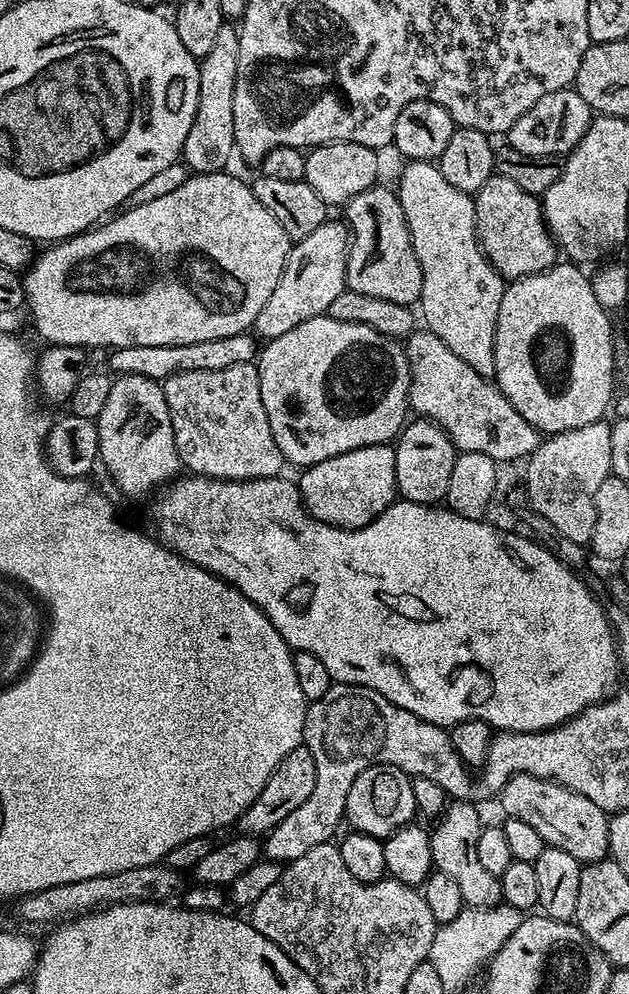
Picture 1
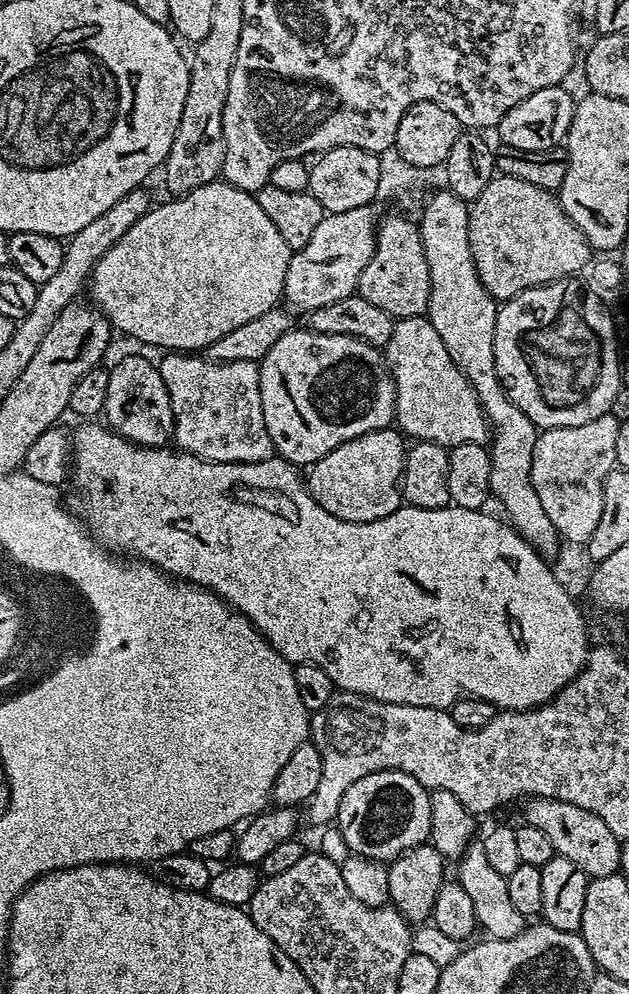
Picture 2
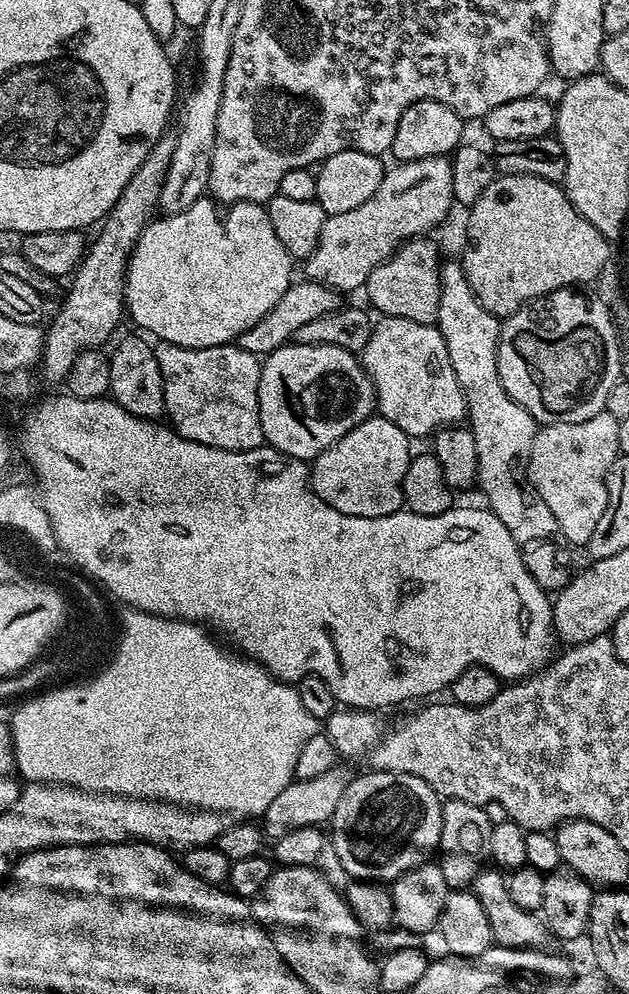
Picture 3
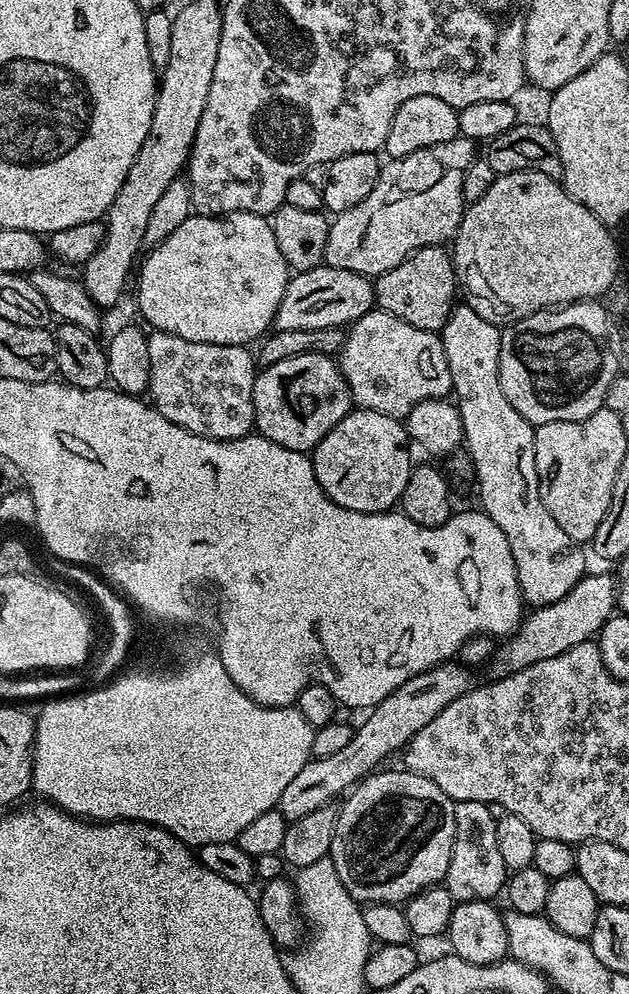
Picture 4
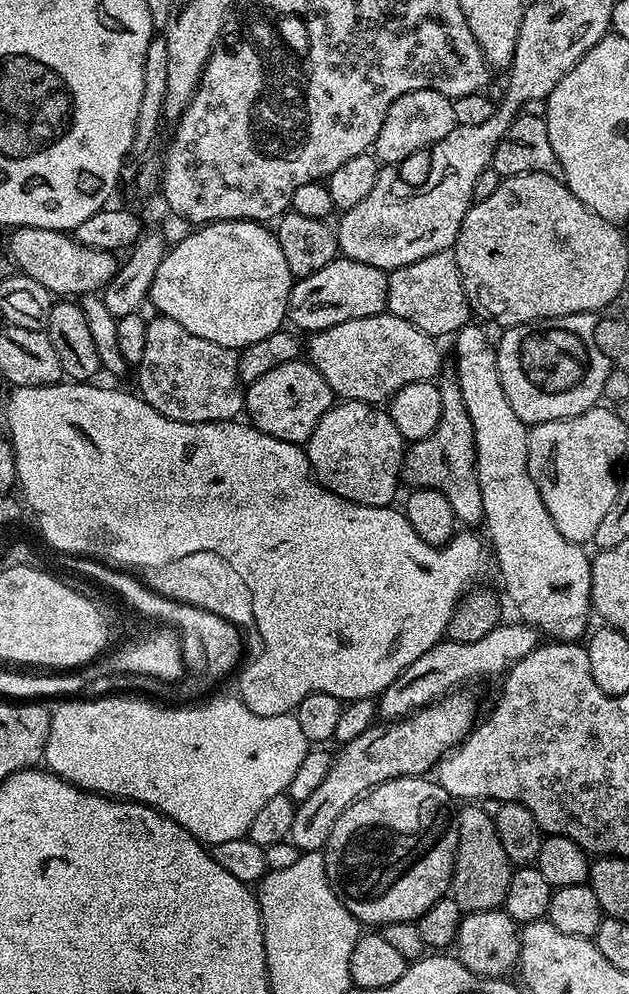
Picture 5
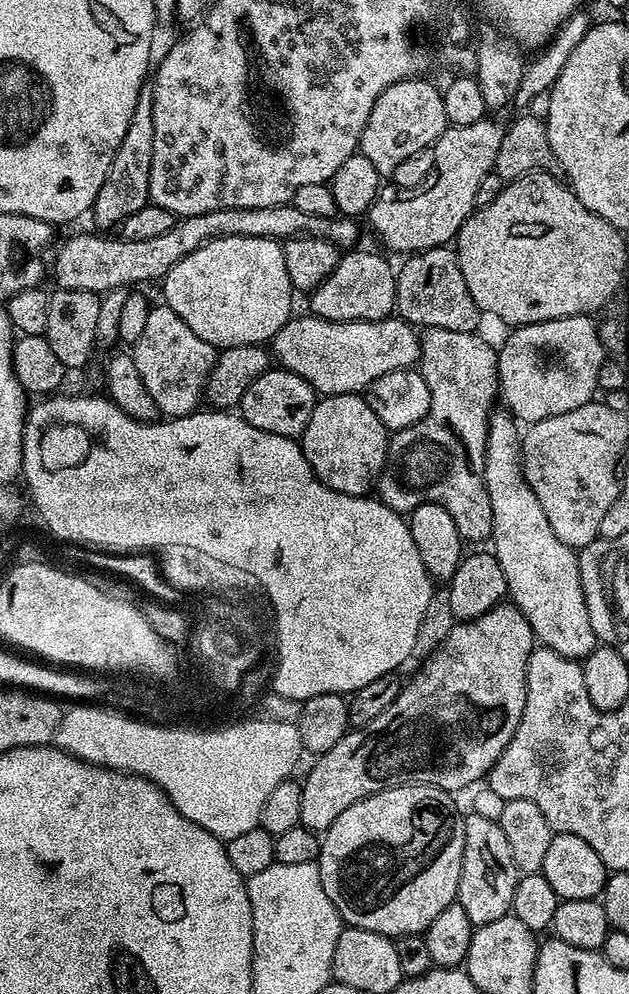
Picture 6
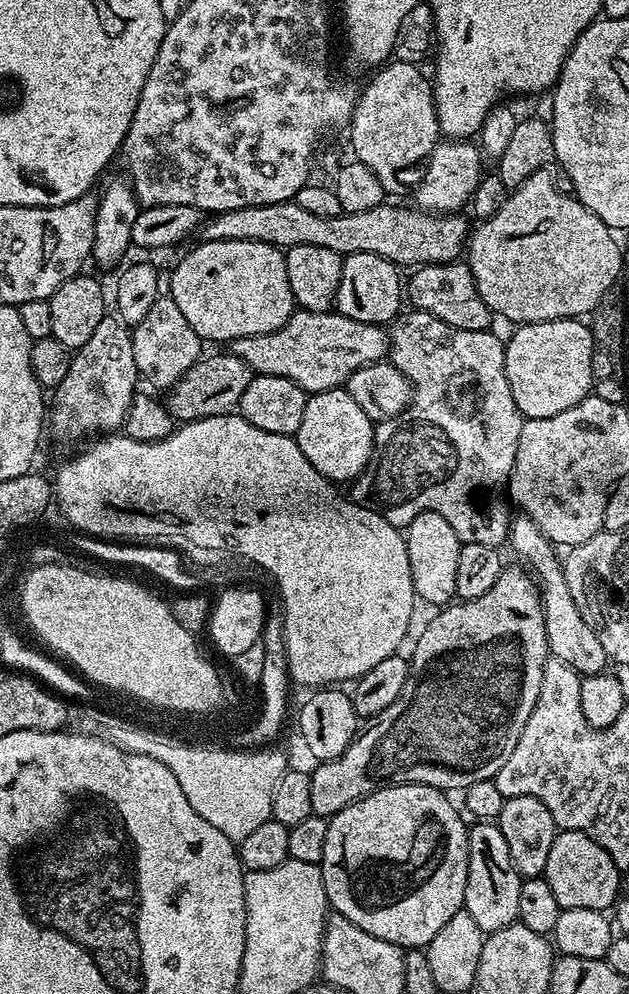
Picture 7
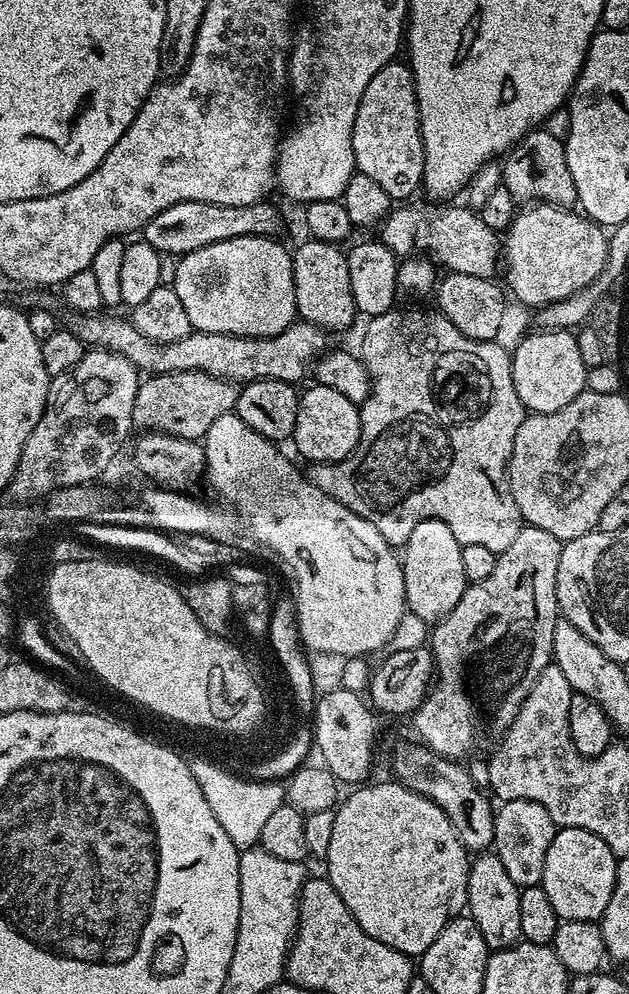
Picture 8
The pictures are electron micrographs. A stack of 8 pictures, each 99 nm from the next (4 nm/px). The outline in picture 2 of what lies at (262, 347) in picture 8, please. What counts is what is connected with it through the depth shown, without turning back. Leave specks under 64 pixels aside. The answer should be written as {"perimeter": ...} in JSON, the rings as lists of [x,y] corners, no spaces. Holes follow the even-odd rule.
{"perimeter":[[[427,315],[411,316],[405,320],[397,319],[394,334],[390,334],[390,342],[385,344],[382,355],[391,371],[392,381],[396,387],[396,414],[394,424],[405,437],[413,441],[434,442],[443,448],[467,444],[487,445],[490,440],[490,425],[482,406],[478,402],[478,394],[472,389],[472,383],[454,366],[454,358],[442,346],[442,338],[438,338],[438,330],[434,330]]]}

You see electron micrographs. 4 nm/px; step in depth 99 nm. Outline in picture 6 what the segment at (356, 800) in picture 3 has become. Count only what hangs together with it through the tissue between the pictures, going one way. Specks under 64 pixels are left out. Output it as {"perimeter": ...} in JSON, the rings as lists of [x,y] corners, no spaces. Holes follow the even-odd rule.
{"perimeter":[[[403,784],[397,788],[387,788],[381,792],[371,792],[366,798],[354,802],[354,806],[346,806],[338,818],[322,833],[320,842],[320,877],[322,878],[322,890],[330,897],[330,902],[338,910],[341,921],[345,925],[362,930],[370,930],[374,934],[382,934],[389,938],[402,936],[419,936],[428,931],[430,922],[446,910],[446,906],[457,903],[456,891],[462,874],[462,854],[464,853],[464,816],[456,809],[456,804],[449,793],[441,788],[435,788],[429,784]]]}

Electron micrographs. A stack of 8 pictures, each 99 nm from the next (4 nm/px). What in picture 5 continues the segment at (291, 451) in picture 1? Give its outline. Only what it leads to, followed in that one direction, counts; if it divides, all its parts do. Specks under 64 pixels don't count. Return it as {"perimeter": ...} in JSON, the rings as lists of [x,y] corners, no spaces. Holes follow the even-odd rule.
{"perimeter":[[[303,359],[286,362],[286,366],[274,366],[274,370],[262,374],[258,382],[247,385],[244,394],[246,416],[252,427],[274,438],[282,438],[282,442],[298,445],[303,445],[310,434],[314,434],[318,418],[322,418],[333,403],[334,397],[326,378],[322,378],[316,367]]]}

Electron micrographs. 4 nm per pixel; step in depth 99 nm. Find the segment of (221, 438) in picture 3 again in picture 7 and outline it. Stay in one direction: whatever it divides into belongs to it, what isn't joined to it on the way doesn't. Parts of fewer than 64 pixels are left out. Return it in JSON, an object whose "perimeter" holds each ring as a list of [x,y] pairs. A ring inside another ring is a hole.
{"perimeter":[[[162,294],[150,306],[146,318],[142,322],[131,325],[132,345],[134,346],[134,362],[137,373],[144,376],[156,388],[167,390],[186,374],[201,359],[202,341],[200,335],[186,322],[182,310],[178,310],[178,302],[174,302],[171,295]]]}

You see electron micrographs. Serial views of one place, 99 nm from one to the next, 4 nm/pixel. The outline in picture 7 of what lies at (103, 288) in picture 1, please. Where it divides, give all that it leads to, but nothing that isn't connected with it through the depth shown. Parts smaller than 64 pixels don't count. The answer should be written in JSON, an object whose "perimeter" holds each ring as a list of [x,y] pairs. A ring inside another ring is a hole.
{"perimeter":[[[223,240],[222,242],[200,242],[197,248],[181,262],[180,268],[172,272],[170,295],[178,302],[178,310],[190,326],[194,326],[201,341],[225,340],[231,342],[247,336],[261,336],[278,330],[292,317],[294,301],[290,282],[286,278],[284,252],[266,242],[249,240]]]}

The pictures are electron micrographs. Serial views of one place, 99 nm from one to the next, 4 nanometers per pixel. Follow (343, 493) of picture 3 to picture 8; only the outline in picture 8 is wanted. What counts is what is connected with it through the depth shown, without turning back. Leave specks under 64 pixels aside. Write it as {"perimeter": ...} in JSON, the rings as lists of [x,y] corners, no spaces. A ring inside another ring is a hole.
{"perimeter":[[[313,383],[311,387],[300,392],[298,418],[294,422],[294,430],[290,437],[291,443],[296,443],[297,450],[312,464],[339,464],[358,446],[360,409],[357,404],[350,402],[350,398],[346,398],[346,394],[338,394],[338,390],[330,390],[330,386]]]}

